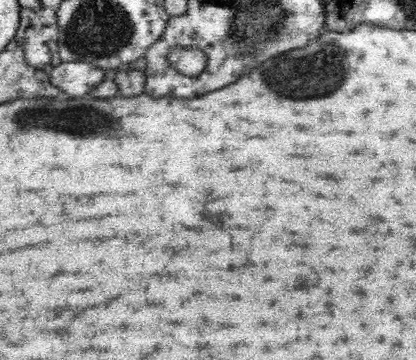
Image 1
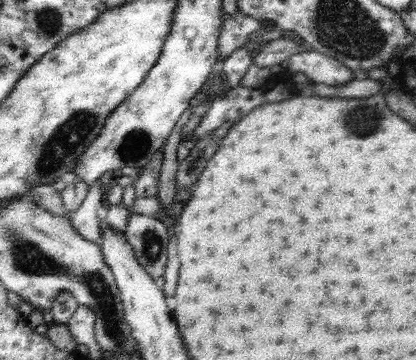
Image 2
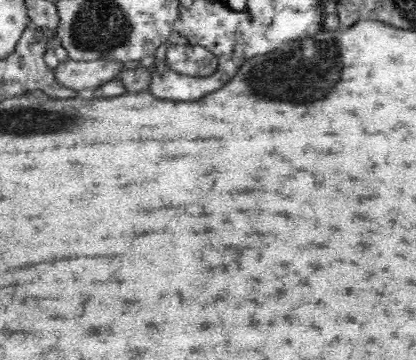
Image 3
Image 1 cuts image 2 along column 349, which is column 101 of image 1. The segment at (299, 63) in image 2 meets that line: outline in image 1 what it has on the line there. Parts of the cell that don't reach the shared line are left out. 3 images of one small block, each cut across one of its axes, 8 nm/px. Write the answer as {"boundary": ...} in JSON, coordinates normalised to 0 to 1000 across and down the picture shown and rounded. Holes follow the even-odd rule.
{"boundary":[[[149,172],[120,206],[125,233],[159,256],[154,272],[212,267],[236,233],[250,228],[255,189],[212,172]]]}

